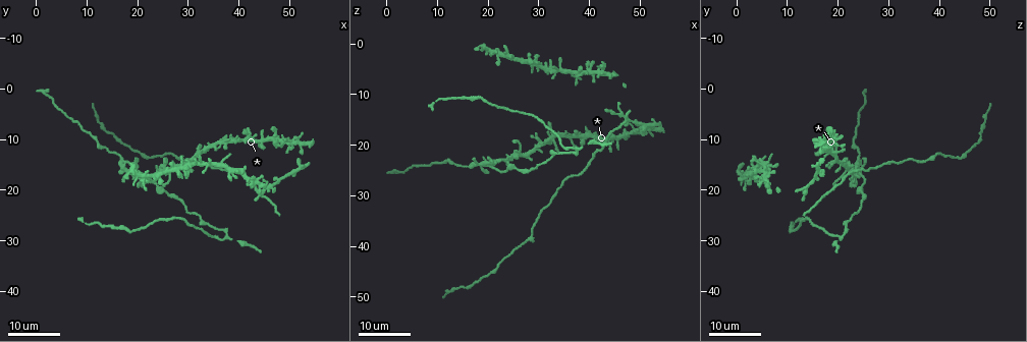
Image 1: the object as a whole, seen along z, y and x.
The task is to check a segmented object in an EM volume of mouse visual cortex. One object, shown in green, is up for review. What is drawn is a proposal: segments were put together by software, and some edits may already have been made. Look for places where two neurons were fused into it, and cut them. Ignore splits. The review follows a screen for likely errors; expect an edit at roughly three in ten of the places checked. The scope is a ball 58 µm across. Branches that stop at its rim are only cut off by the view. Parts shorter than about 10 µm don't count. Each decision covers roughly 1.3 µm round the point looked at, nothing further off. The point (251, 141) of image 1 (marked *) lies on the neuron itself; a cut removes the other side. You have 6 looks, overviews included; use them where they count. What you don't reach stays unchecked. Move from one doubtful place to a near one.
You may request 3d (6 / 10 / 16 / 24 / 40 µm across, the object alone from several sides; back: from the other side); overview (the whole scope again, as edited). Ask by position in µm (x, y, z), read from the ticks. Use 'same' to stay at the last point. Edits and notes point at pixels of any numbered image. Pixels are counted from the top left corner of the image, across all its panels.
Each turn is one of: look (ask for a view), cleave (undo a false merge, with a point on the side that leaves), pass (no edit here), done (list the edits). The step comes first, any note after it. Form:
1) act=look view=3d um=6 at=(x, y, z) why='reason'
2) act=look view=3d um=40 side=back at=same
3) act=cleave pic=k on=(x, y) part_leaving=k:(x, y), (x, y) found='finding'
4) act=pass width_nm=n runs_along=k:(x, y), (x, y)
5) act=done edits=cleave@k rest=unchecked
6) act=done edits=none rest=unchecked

act=look view=3d um=16 at=(46.5, 19.5, 14.0) why='three-way junction'

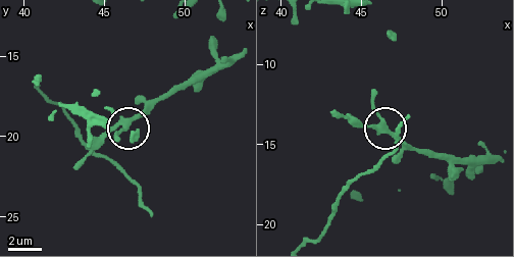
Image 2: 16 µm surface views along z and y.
act=look view=3d um=10 at=(46.3, 19.6, 13.7) why='closer look'

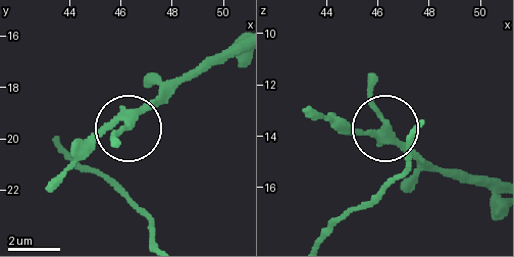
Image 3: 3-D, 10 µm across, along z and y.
act=look view=3d um=6 at=(46.2, 19.5, 13.6)

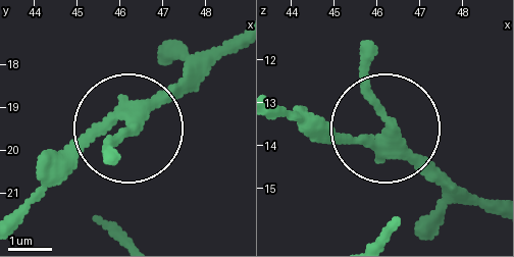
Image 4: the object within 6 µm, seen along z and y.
act=pass side_arm_um=42 runs_along=4:(495, 205), (451, 194), (397, 143), (363, 66), (371, 48) found='all the same neuron'

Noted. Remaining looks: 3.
act=look view=3d um=16 at=(31.0, 27.0, 15.5) why='sudden change in width'

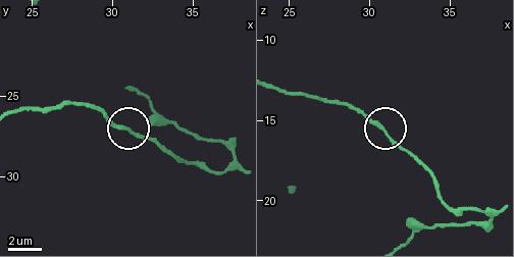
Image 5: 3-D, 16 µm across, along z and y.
act=look view=3d um=6 at=(31.0, 27.0, 15.6)

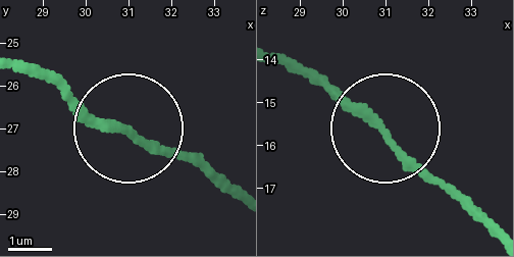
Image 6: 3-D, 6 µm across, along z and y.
act=pass width_nm=190 runs_along=6:(489, 233), (316, 72) found='all the same neuron'

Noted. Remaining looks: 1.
act=done edits=none rest=unchecked

